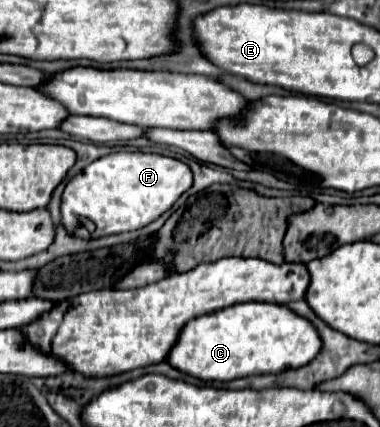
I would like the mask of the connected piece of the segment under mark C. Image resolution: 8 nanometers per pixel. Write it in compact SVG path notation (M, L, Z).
M239 303L187 323L167 363L201 381L231 381L305 367L319 355L321 347L323 339L315 325L287 305Z

